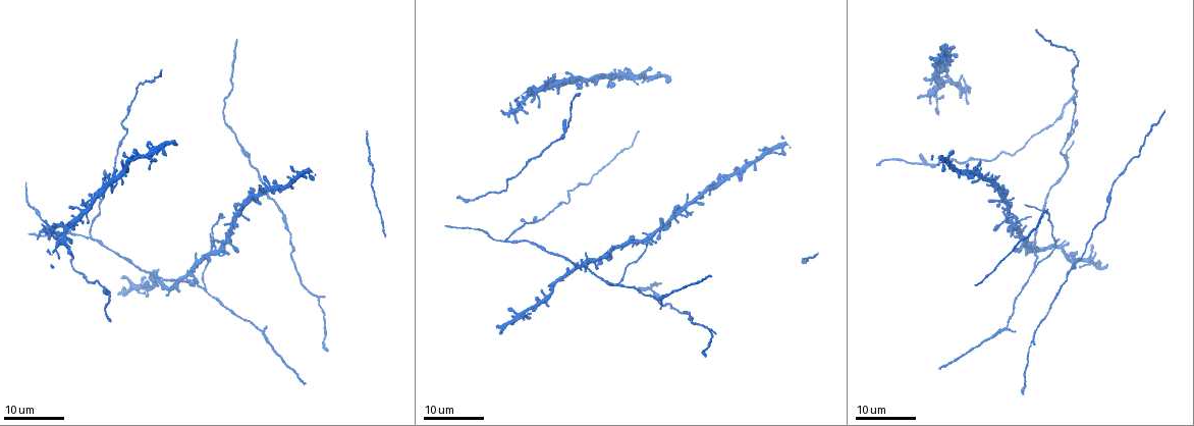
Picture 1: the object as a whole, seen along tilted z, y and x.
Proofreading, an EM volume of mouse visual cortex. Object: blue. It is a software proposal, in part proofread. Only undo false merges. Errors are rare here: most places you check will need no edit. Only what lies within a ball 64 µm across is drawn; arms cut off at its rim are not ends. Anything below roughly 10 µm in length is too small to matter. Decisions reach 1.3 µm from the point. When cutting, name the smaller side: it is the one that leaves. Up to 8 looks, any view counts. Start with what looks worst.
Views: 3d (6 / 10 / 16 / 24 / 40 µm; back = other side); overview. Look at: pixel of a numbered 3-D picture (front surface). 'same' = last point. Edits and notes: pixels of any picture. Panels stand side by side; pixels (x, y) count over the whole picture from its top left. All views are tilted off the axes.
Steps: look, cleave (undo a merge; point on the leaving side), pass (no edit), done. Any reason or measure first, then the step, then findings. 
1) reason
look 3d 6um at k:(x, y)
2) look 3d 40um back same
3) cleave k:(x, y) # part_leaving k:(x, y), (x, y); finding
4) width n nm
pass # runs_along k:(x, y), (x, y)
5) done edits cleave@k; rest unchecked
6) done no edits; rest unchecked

side arm on a straight run
look 3d 24um at 1:(1034, 271)

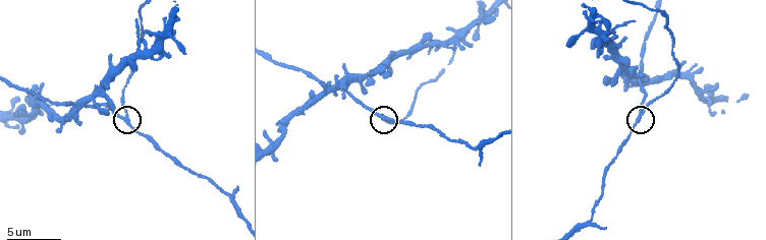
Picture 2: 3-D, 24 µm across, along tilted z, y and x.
look 3d 10um at 2:(125, 116)

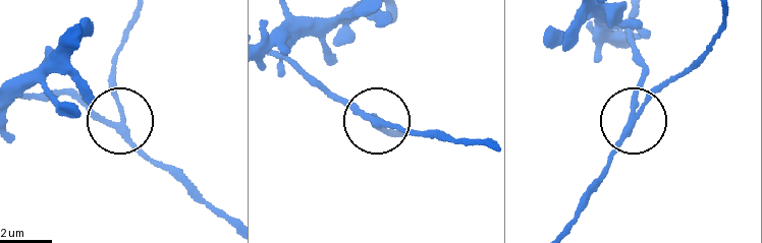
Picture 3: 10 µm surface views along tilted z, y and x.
arms 3
pass # runs_along 3:(633, 11), (627, 33), (640, 75), (632, 117), (685, 70); one neuron here

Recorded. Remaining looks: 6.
branch point
look 3d 10um at 2:(234, 194)

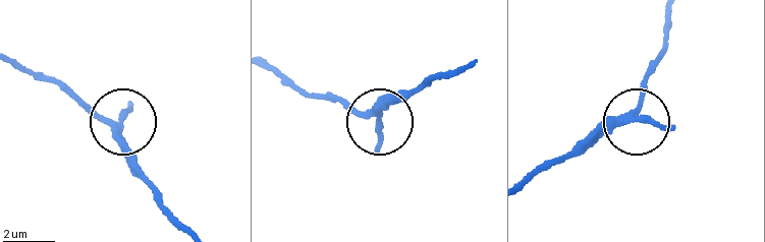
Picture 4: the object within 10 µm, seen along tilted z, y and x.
arms 3
pass # runs_along 4:(666, 16), (666, 38), (637, 114), (598, 128), (560, 159); one neuron here

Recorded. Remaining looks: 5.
side arm on a straight run
look 3d 16um at 1:(506, 240)

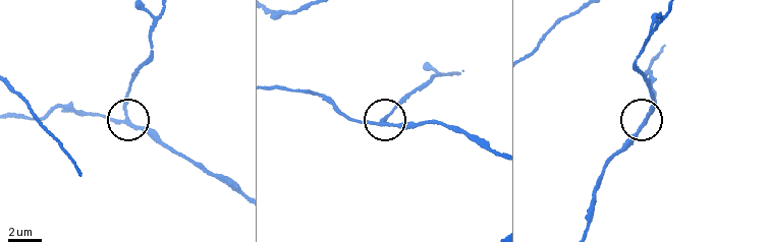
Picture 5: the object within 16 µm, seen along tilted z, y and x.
look 3d 6um at 5:(380, 124)

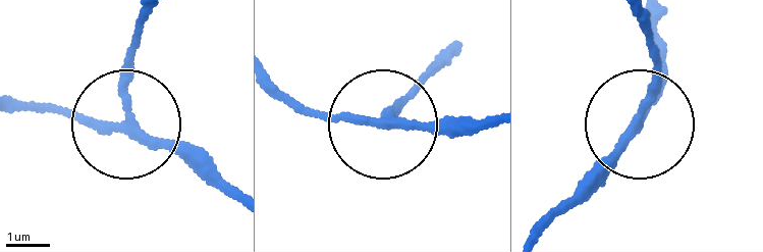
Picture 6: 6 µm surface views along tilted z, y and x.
width 190 nm
pass # all the same neuron

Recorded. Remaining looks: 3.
three arms meet
look 3d 16um at 1:(1031, 340)

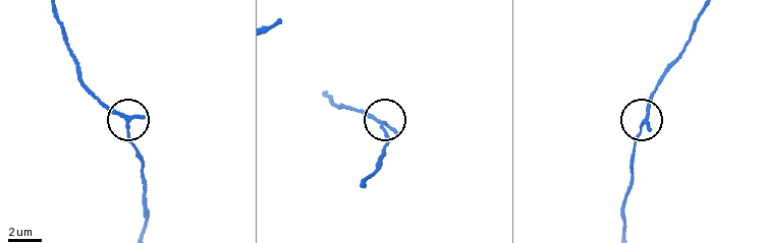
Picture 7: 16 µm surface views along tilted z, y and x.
look 3d 6um at 7:(645, 118)

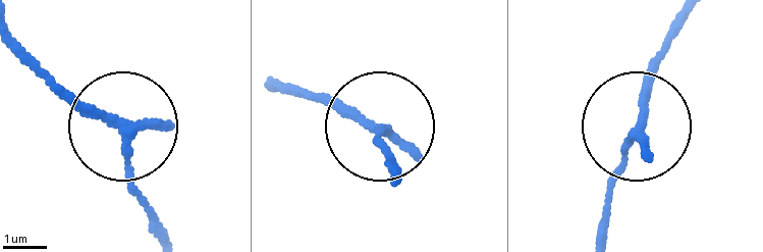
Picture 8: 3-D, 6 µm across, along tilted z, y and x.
pass # all the same neuron

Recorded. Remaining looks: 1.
done no edits; rest unchecked

